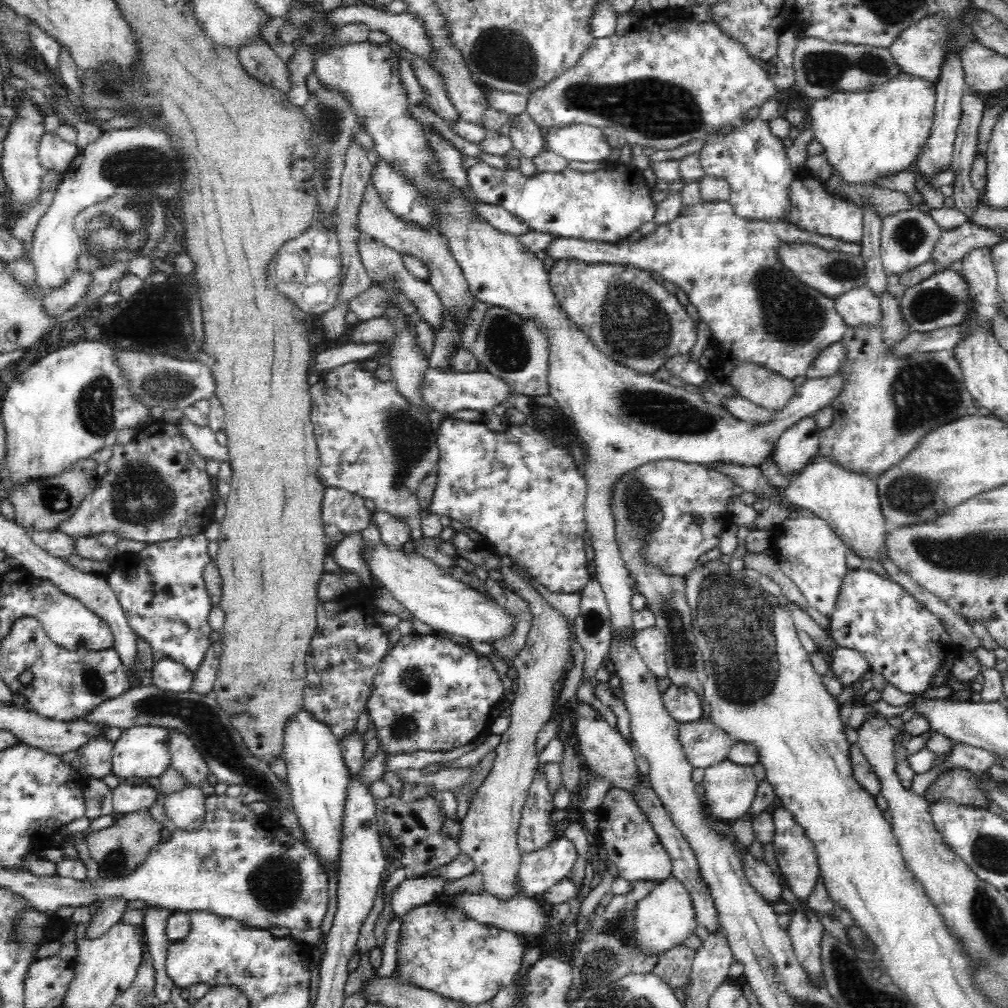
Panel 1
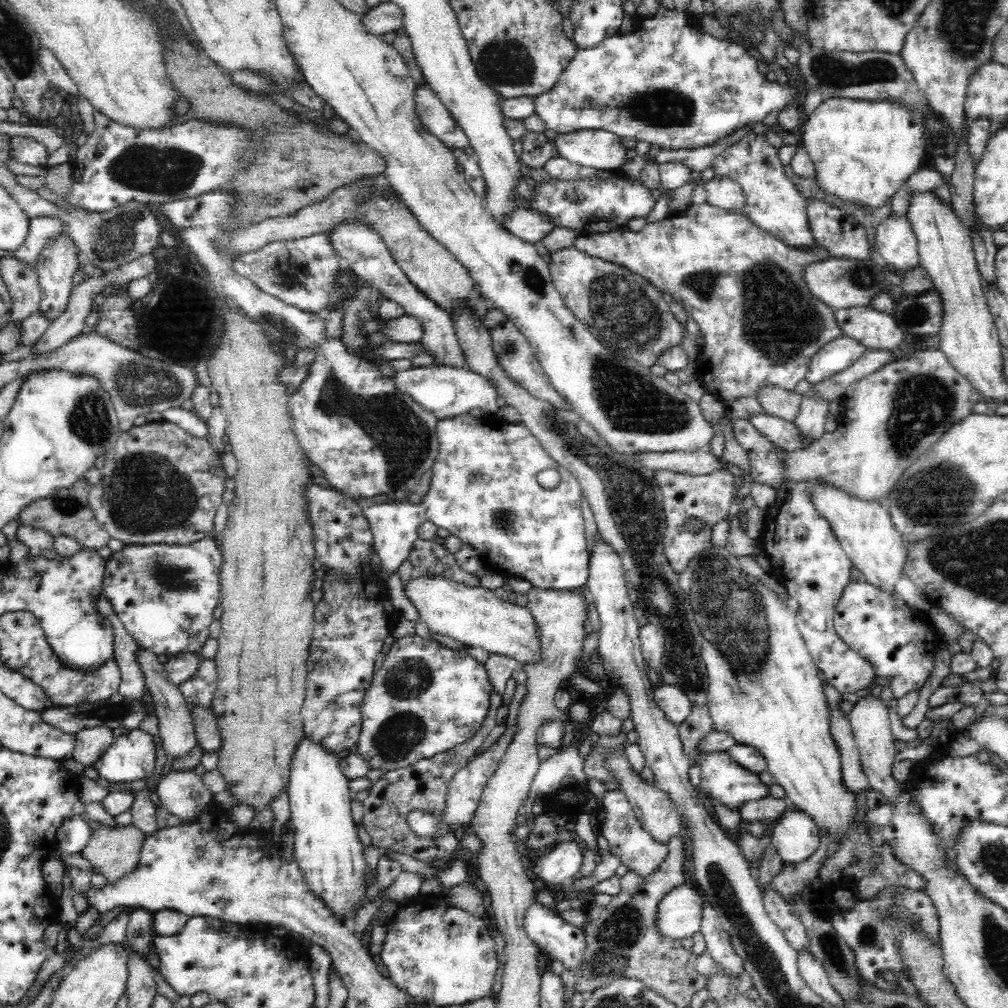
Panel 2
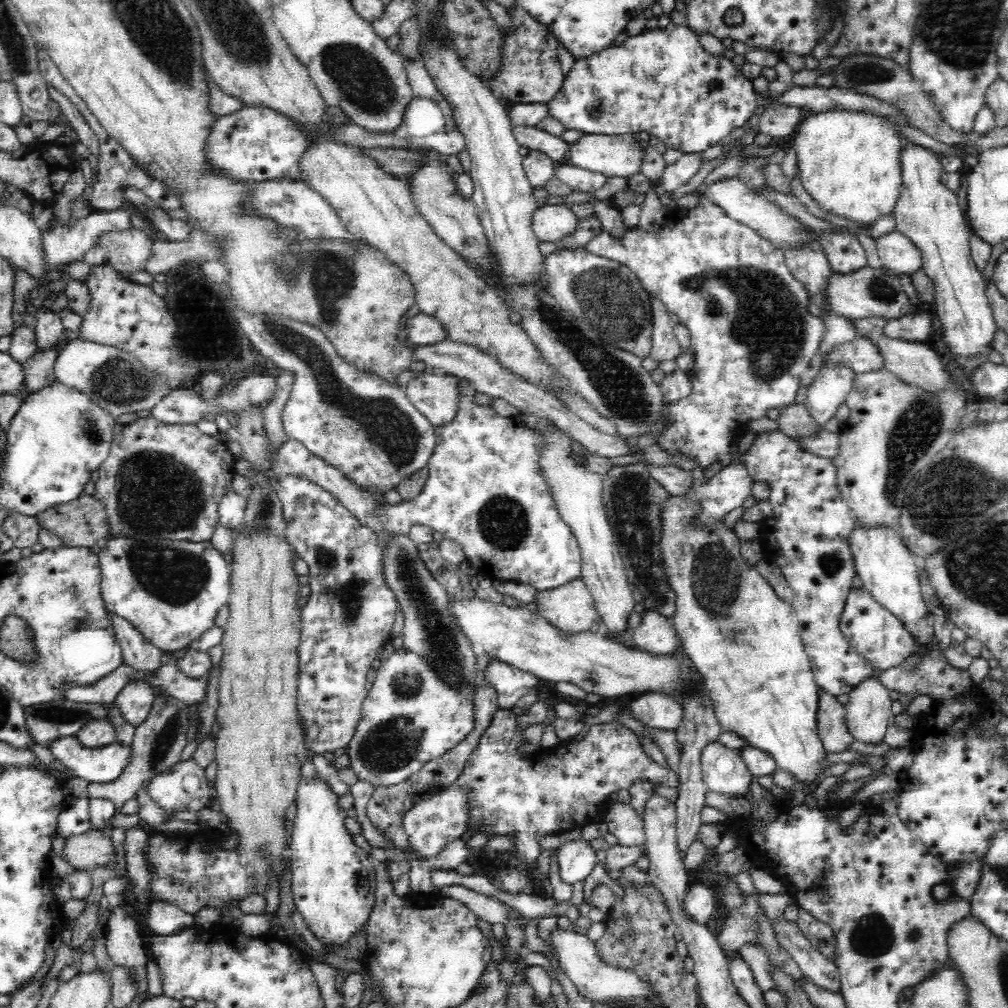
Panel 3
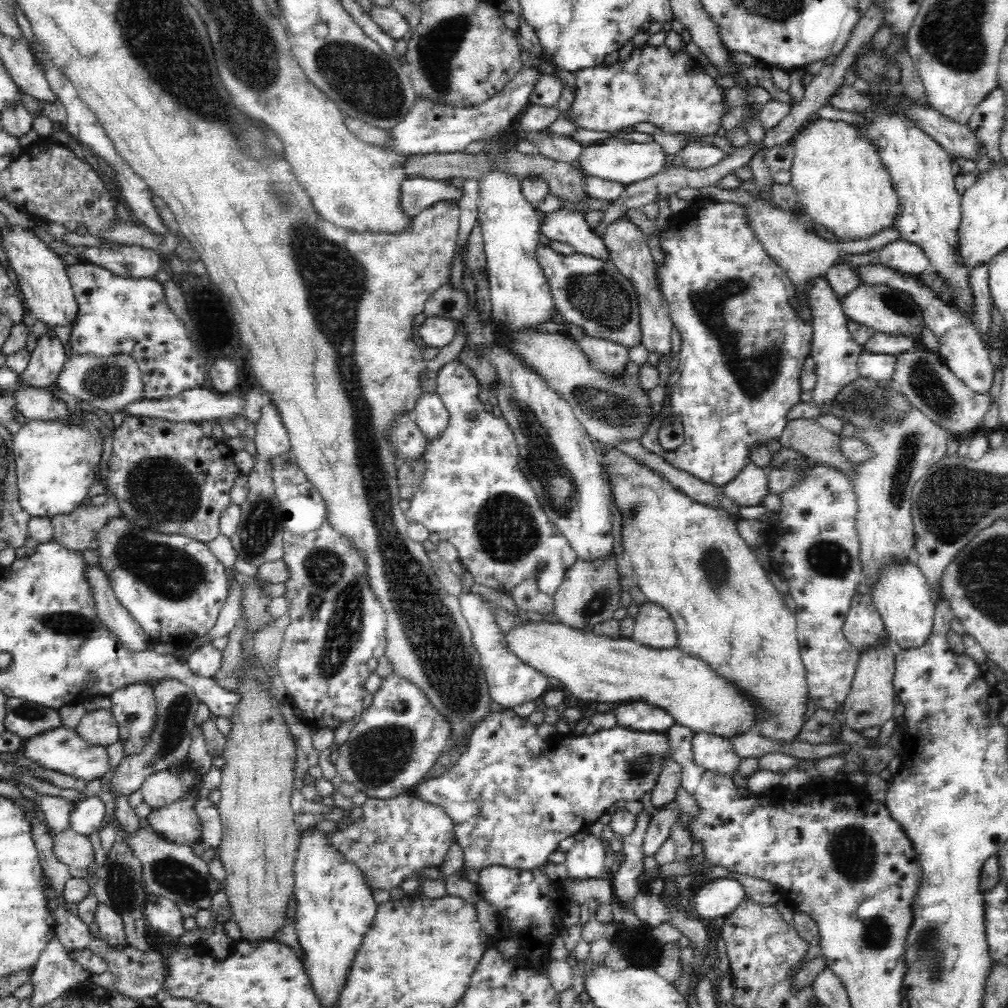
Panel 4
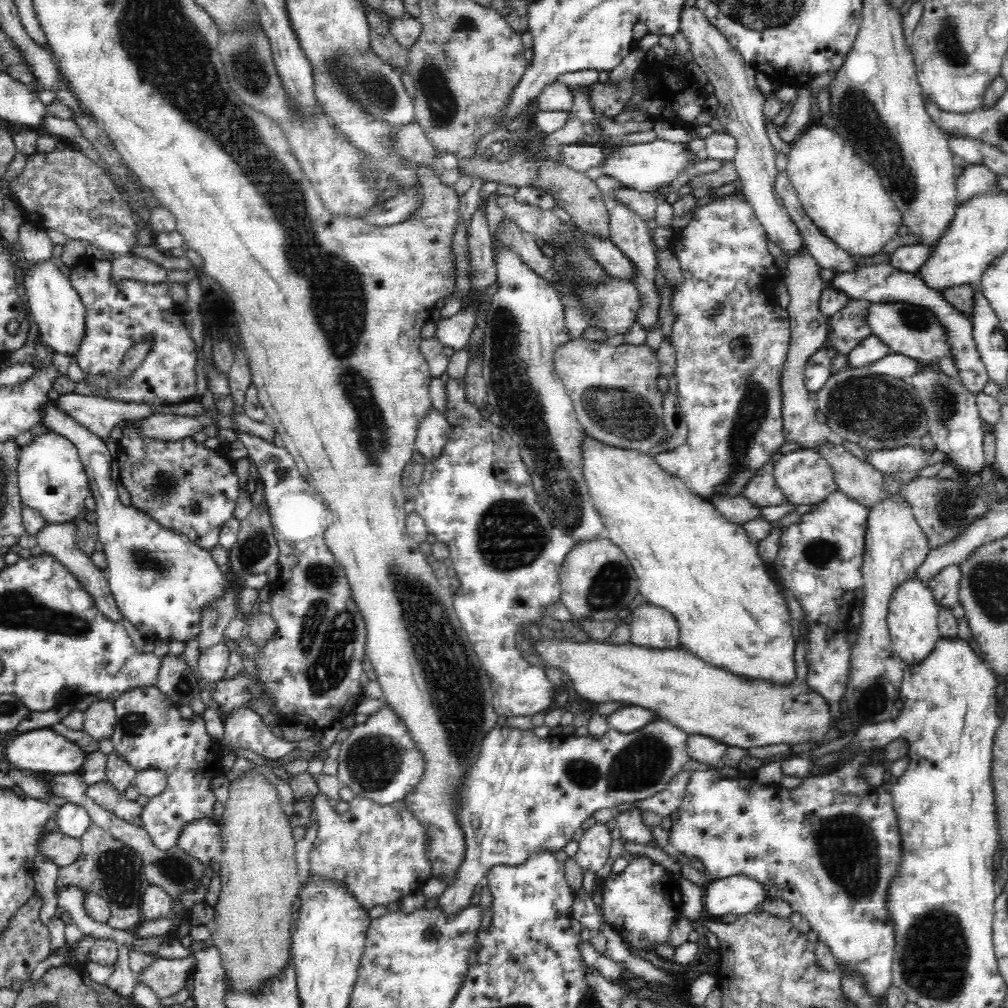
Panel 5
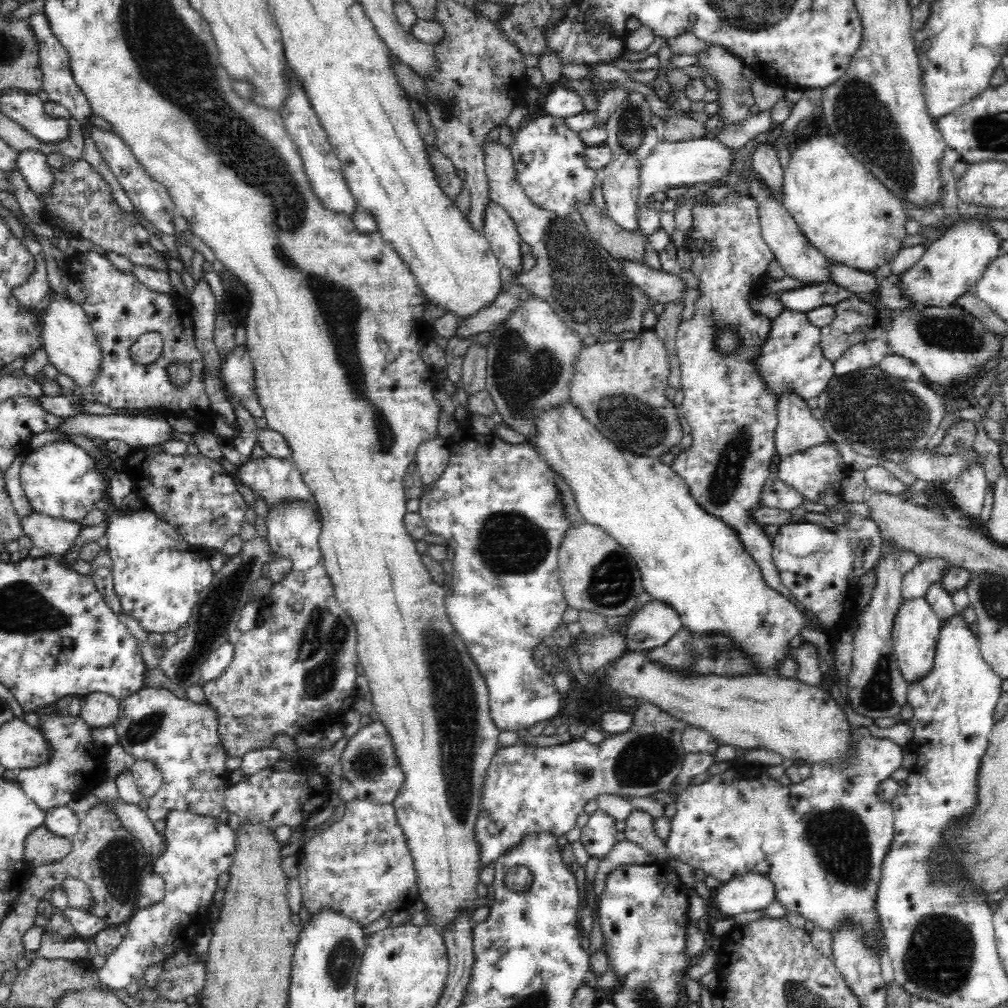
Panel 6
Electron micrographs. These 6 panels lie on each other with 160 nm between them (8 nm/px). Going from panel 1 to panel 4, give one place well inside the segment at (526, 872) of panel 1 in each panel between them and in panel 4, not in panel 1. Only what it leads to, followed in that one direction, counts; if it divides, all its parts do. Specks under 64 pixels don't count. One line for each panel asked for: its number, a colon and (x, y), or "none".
2: (558, 867)
3: (576, 859)
4: (585, 860)

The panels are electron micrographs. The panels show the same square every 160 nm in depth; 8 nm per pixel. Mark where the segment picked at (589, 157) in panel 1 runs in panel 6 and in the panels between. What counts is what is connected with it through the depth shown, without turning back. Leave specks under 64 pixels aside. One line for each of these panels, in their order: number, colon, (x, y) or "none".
2: (600, 149)
3: (610, 155)
4: (613, 159)
5: (644, 167)
6: (701, 160)

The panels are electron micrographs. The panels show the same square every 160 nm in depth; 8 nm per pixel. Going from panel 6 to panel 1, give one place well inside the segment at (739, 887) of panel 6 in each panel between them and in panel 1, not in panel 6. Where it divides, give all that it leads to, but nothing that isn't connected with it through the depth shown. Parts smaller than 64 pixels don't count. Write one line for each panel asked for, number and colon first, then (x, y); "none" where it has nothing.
1: (665, 918)
2: (679, 915)
3: (700, 902)
4: (718, 898)
5: (739, 894)

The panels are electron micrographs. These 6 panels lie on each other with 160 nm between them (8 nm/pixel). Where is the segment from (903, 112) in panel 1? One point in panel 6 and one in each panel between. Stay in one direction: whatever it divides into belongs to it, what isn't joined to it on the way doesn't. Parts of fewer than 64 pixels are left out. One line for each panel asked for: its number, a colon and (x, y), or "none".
2: (863, 151)
3: (849, 162)
4: (837, 175)
5: (841, 193)
6: (850, 217)

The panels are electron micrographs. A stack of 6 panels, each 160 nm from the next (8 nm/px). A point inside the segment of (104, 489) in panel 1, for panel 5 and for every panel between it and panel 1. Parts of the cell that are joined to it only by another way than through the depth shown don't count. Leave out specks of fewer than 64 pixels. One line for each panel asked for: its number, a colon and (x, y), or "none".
2: (160, 484)
3: (168, 479)
4: (169, 477)
5: (193, 491)

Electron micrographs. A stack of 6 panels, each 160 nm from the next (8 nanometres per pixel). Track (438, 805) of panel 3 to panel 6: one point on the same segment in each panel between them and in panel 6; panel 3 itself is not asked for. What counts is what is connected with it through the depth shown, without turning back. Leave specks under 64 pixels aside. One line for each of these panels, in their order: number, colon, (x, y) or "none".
4: (395, 839)
5: (380, 852)
6: (360, 866)

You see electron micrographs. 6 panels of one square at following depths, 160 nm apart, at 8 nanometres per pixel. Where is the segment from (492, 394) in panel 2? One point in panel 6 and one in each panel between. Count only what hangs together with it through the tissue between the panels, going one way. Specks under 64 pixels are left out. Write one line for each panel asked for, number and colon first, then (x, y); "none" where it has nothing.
3: (435, 395)
4: (432, 418)
5: (433, 432)
6: (432, 455)

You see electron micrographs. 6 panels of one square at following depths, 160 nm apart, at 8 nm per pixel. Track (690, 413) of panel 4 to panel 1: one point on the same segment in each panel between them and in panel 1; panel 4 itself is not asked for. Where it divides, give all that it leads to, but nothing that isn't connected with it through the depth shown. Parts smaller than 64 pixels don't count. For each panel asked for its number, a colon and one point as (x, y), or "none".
1: (729, 268)
2: (745, 289)
3: (752, 337)

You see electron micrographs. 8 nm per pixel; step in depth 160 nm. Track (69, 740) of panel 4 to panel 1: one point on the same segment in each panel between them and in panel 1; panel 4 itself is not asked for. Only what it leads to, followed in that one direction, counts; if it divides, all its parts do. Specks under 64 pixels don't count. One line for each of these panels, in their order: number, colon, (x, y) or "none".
1: (142, 752)
2: (132, 756)
3: (101, 765)

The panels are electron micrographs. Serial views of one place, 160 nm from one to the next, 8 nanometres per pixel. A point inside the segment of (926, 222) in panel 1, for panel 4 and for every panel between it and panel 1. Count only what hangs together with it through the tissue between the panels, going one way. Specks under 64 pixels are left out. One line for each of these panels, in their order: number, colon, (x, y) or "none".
2: (894, 240)
3: (898, 254)
4: (902, 256)

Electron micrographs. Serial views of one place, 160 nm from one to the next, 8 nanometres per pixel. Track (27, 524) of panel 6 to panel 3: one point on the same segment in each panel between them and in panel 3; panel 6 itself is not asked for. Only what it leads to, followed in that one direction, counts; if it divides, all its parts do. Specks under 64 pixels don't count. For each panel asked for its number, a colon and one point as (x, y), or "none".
3: (139, 653)
4: (108, 609)
5: (59, 540)

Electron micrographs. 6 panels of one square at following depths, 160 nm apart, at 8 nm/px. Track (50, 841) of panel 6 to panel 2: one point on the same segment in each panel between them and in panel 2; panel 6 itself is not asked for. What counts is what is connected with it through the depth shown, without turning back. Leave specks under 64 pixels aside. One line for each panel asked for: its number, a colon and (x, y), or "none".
2: (114, 853)
3: (86, 851)
4: (74, 849)
5: (63, 850)

